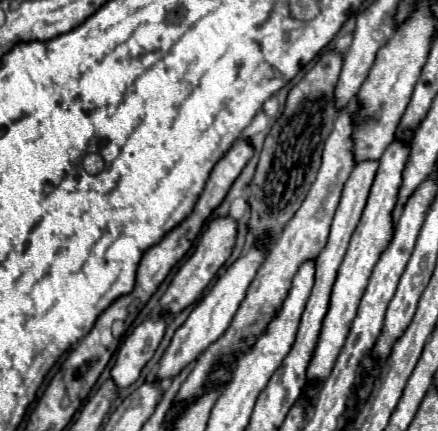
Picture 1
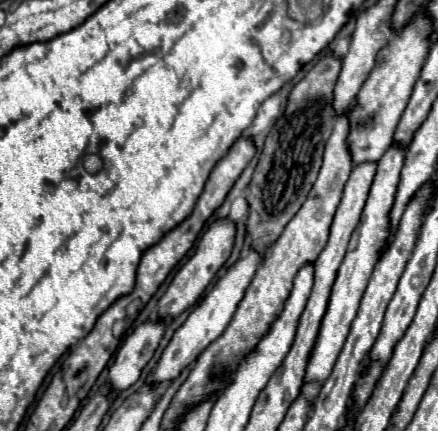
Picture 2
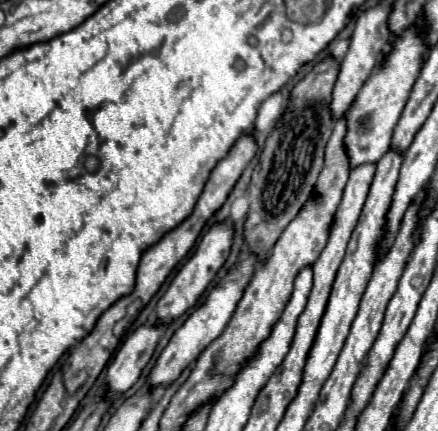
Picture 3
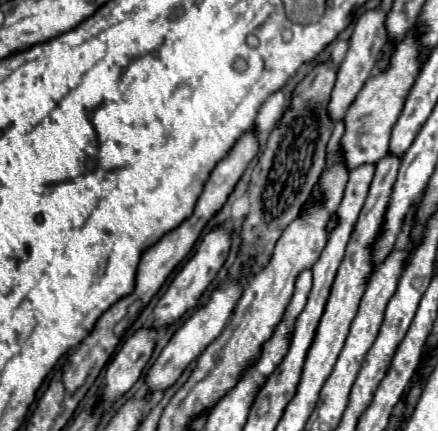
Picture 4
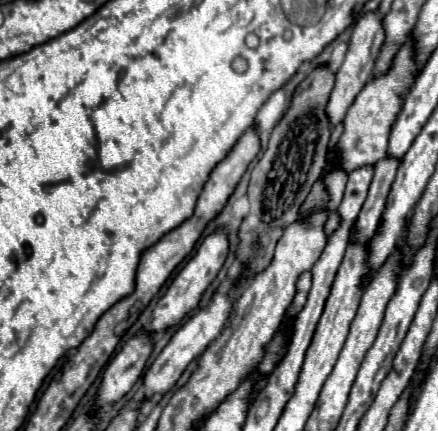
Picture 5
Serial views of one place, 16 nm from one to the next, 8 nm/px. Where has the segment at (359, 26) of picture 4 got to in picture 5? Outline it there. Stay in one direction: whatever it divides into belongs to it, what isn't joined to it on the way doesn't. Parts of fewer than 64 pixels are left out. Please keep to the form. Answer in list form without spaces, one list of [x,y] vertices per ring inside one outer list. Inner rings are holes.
[[[368,12],[368,14],[360,16],[354,24],[354,32],[352,32],[352,38],[348,44],[346,58],[344,58],[340,70],[336,72],[336,84],[334,84],[332,96],[328,100],[328,120],[332,120],[332,128],[344,120],[350,104],[354,102],[358,92],[364,88],[364,84],[370,80],[372,68],[374,68],[374,62],[376,62],[376,56],[378,56],[382,44],[384,44],[384,28],[382,28],[382,18],[378,16],[378,12]]]

